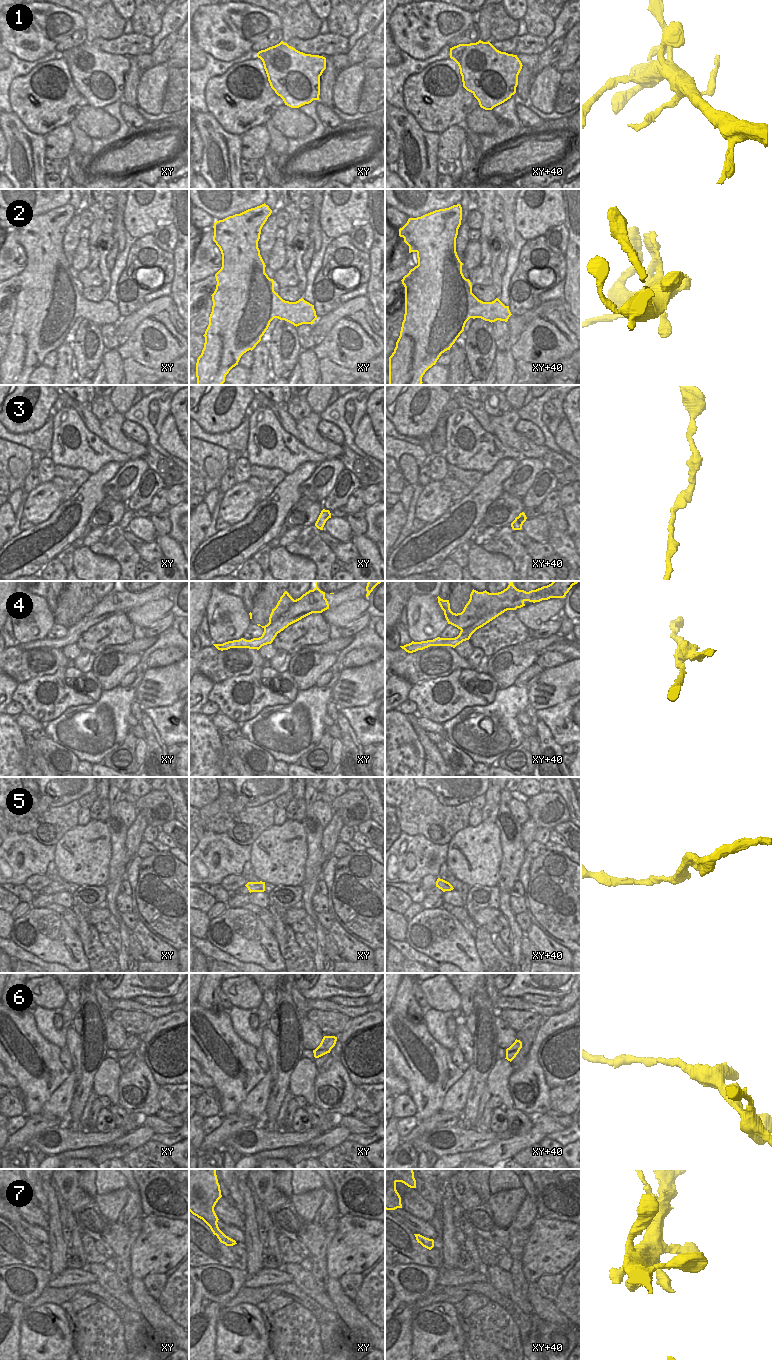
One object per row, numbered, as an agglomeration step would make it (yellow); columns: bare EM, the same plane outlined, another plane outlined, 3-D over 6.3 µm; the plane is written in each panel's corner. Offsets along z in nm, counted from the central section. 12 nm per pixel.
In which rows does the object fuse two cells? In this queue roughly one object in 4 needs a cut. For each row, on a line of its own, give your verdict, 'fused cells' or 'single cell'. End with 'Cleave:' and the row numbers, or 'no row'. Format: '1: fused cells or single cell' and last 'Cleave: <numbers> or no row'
1: fused cells
2: single cell
3: single cell
4: fused cells
5: single cell
6: single cell
7: single cell
Cleave: 1, 4

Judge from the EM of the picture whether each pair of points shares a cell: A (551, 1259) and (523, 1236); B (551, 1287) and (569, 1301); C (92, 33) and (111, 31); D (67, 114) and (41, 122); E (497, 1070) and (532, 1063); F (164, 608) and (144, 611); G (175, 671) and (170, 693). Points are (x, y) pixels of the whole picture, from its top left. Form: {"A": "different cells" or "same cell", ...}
{"A": "different cells", "B": "different cells", "C": "different cells", "D": "same cell", "E": "different cells", "F": "same cell", "G": "same cell"}

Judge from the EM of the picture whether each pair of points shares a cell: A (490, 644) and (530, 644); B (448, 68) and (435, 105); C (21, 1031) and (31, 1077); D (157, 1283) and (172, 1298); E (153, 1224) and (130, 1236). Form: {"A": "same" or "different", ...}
{"A": "different", "B": "same", "C": "same", "D": "different", "E": "different"}

